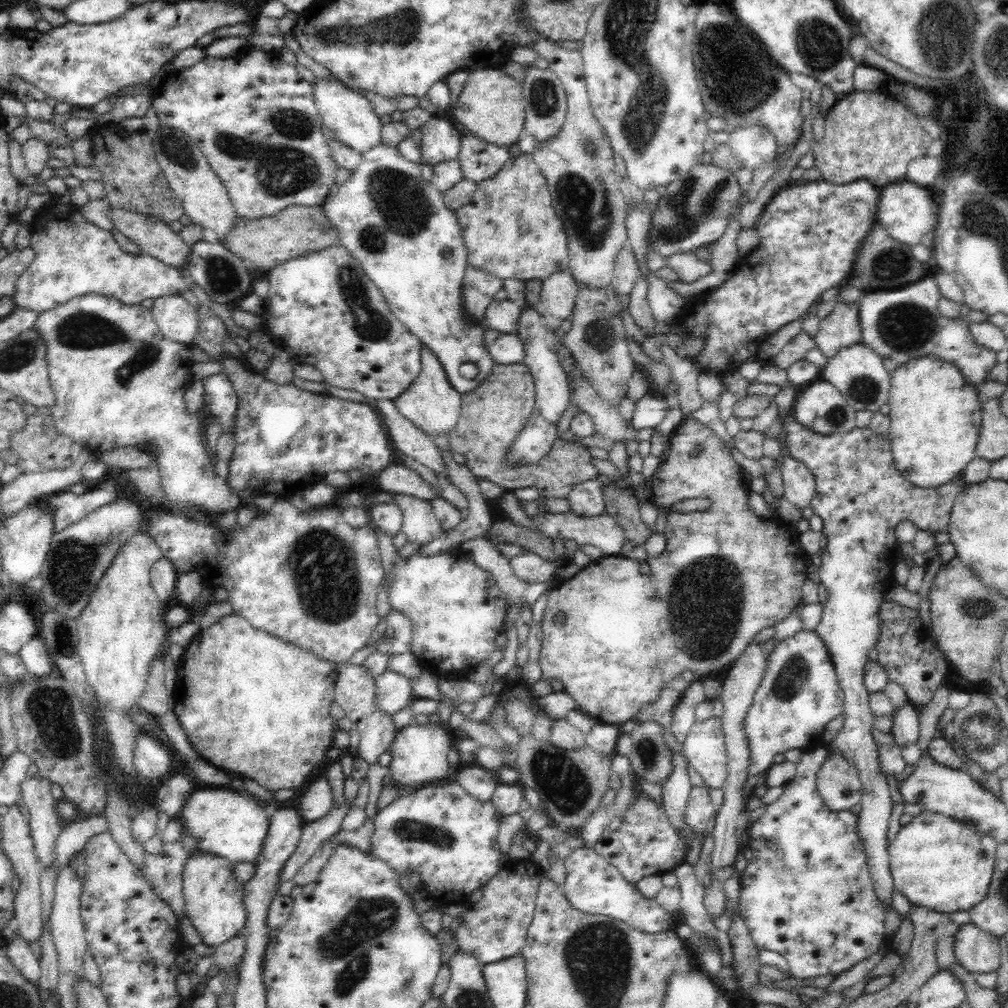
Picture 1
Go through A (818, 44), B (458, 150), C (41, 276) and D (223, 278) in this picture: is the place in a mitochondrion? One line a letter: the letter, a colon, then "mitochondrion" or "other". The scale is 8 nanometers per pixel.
A: mitochondrion
B: other
C: other
D: mitochondrion

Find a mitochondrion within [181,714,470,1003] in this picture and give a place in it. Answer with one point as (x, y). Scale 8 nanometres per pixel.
(345, 945)

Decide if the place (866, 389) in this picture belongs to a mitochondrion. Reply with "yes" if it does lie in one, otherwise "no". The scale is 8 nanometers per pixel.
yes

